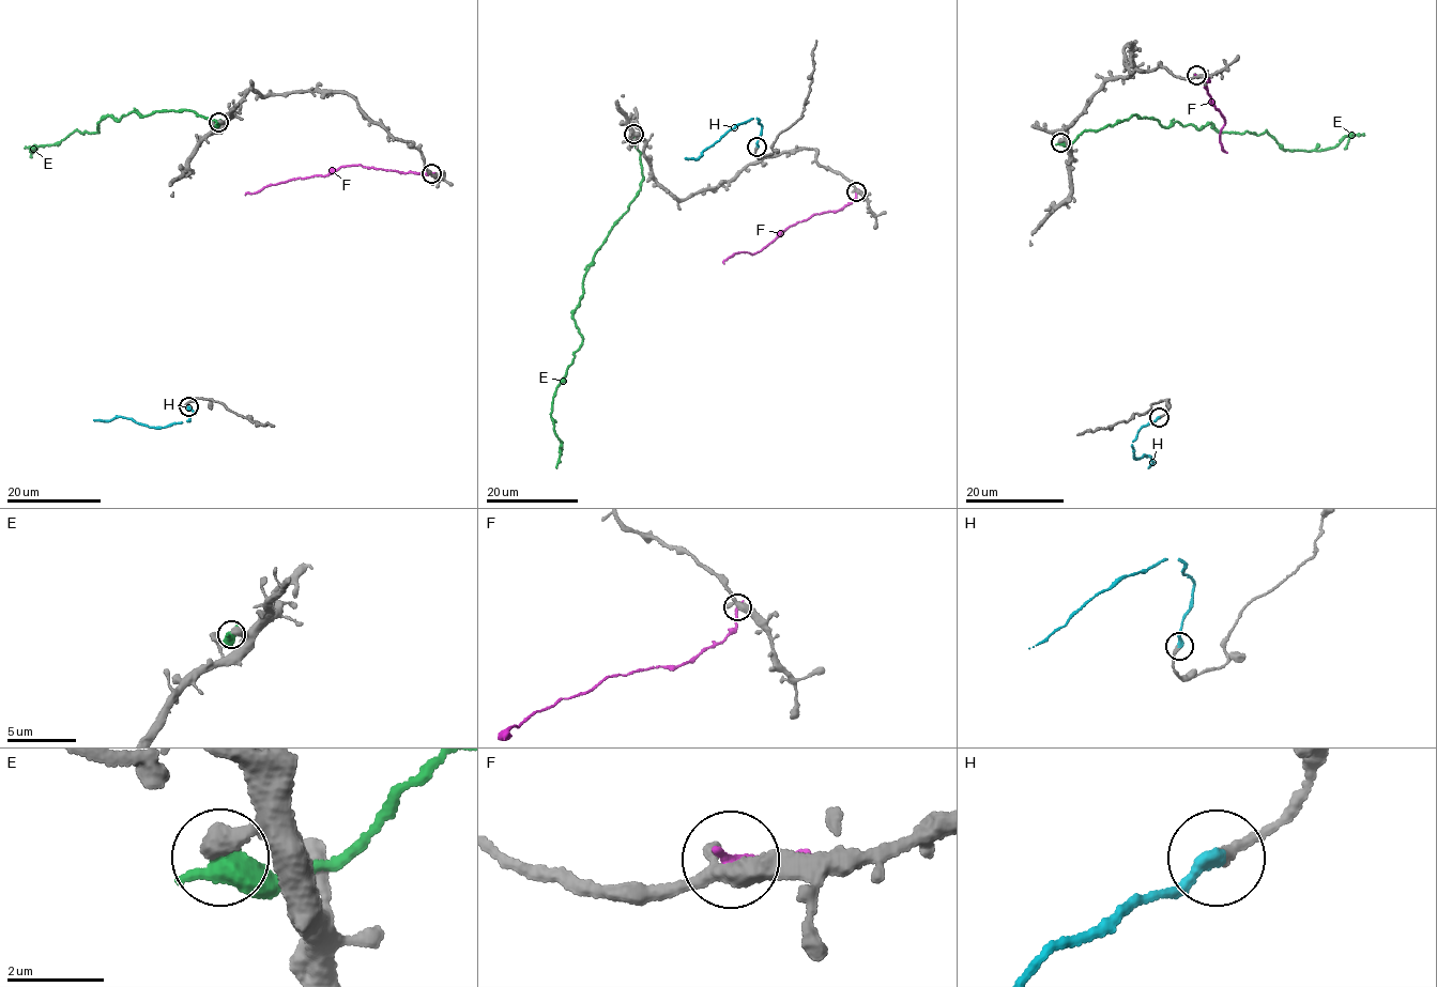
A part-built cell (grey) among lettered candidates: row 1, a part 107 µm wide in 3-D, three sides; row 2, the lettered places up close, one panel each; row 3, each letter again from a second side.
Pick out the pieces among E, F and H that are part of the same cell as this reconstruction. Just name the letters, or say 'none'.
H

